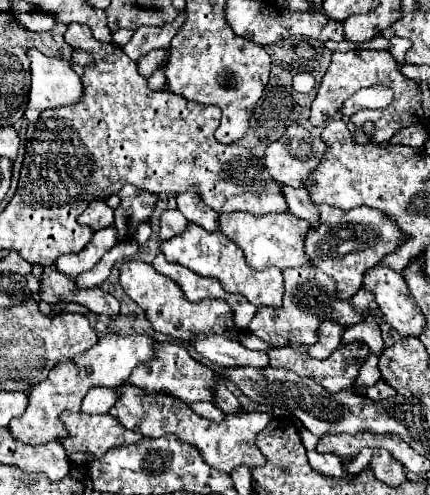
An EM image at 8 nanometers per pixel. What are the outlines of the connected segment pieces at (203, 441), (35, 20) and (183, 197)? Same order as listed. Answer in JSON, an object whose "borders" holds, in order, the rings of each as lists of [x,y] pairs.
{"borders":[[[[121,382],[119,386],[113,386],[113,390],[119,392],[119,400],[109,410],[109,414],[117,418],[129,430],[135,430],[149,438],[161,438],[161,436],[173,434],[177,436],[177,440],[195,446],[201,452],[201,458],[209,466],[225,474],[231,474],[237,466],[259,468],[265,464],[265,456],[257,448],[255,436],[273,418],[269,412],[245,412],[245,414],[239,412],[239,414],[229,414],[223,422],[209,422],[209,420],[199,418],[185,402],[169,394],[153,392],[147,396],[143,390],[137,390],[129,382]]],[[[21,12],[17,14],[17,20],[23,28],[33,30],[33,32],[51,30],[57,24],[57,20],[51,14],[41,14],[41,12]]],[[[187,190],[181,194],[175,194],[175,200],[177,200],[177,210],[189,222],[195,222],[209,232],[217,230],[217,216],[219,214],[215,210],[209,210],[209,206],[205,206],[205,202],[201,202],[201,196],[197,194],[197,190]]]]}

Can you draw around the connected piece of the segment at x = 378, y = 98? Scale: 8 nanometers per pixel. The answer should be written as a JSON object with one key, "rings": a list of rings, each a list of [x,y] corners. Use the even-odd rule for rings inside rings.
{"rings":[[[382,85],[363,88],[343,104],[341,114],[351,116],[351,114],[365,110],[365,108],[379,110],[379,108],[385,108],[389,102],[391,102],[391,90],[389,88]]]}

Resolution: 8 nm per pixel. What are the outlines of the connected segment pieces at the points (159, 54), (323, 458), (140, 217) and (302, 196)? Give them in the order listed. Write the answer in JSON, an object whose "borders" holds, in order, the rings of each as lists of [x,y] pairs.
{"borders":[[[[153,50],[153,52],[149,52],[147,56],[143,56],[141,60],[137,60],[137,64],[139,64],[141,74],[143,74],[145,78],[149,78],[149,76],[153,74],[153,70],[155,70],[159,64],[163,64],[165,60],[167,60],[167,52],[163,52],[163,50]]],[[[311,450],[307,452],[307,458],[309,458],[309,464],[313,470],[325,474],[325,476],[335,476],[335,478],[341,478],[341,474],[347,474],[343,468],[341,468],[341,462],[339,462],[339,456],[335,456],[333,452],[329,454],[321,454],[317,450]]],[[[125,184],[117,194],[121,198],[121,204],[115,210],[115,228],[119,232],[119,242],[123,242],[135,232],[139,222],[149,220],[157,198],[151,192],[139,190],[131,184]]],[[[281,186],[283,194],[285,194],[285,202],[289,206],[289,210],[299,216],[305,218],[311,226],[317,226],[317,208],[315,204],[309,200],[309,192],[303,188],[291,188],[291,186]]]]}

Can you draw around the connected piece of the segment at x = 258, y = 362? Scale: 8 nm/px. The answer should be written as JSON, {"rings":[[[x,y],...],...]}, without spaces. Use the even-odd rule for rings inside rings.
{"rings":[[[197,336],[191,340],[195,350],[211,360],[213,364],[225,366],[225,368],[239,368],[239,366],[255,366],[265,368],[269,366],[269,358],[265,352],[255,352],[245,348],[243,344],[229,340],[227,336]]]}

